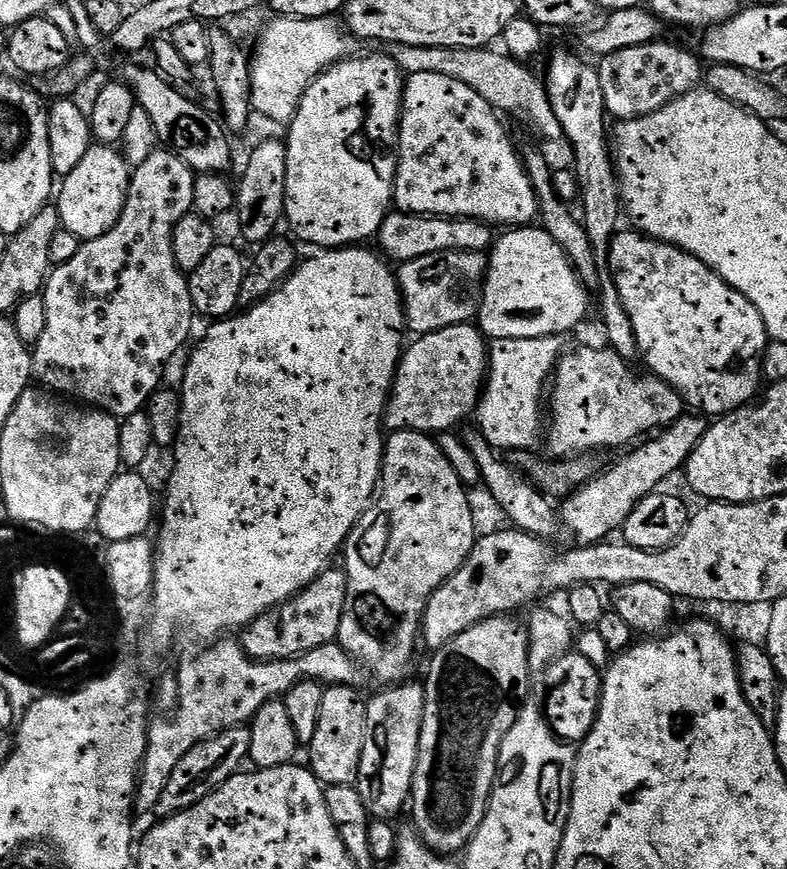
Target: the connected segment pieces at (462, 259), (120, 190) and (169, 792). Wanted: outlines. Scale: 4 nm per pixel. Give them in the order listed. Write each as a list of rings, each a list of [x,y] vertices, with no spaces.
[[[450,250],[449,252],[435,252],[434,254],[426,254],[422,258],[403,261],[398,268],[398,279],[400,294],[404,297],[404,319],[407,331],[409,333],[416,332],[412,334],[422,337],[455,324],[469,323],[480,311],[480,301],[484,291],[484,275],[487,273],[488,257],[482,252]]]
[[[93,146],[89,148],[86,158],[74,166],[68,176],[63,177],[54,205],[60,211],[59,227],[74,234],[81,242],[102,238],[118,222],[128,197],[130,164],[116,153],[112,146]]]
[[[237,726],[228,728],[217,736],[209,736],[201,744],[194,745],[180,759],[178,766],[174,766],[166,786],[161,790],[160,797],[157,798],[154,805],[157,817],[174,816],[177,812],[194,806],[199,800],[209,796],[215,788],[222,787],[228,779],[237,775],[242,768],[240,763],[245,763],[248,760],[251,733],[251,727]]]

